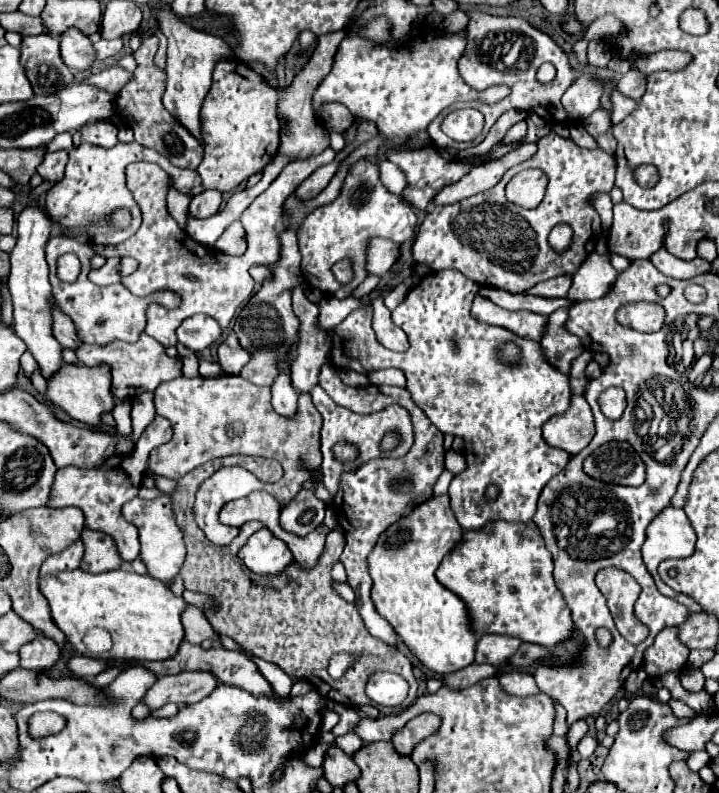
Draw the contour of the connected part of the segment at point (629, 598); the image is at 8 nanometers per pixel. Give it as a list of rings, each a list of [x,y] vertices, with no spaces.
[[[611,567],[611,569],[599,571],[595,577],[595,583],[607,597],[607,605],[619,633],[625,639],[629,639],[633,605],[637,601],[637,581],[631,575],[623,573],[621,569]]]

